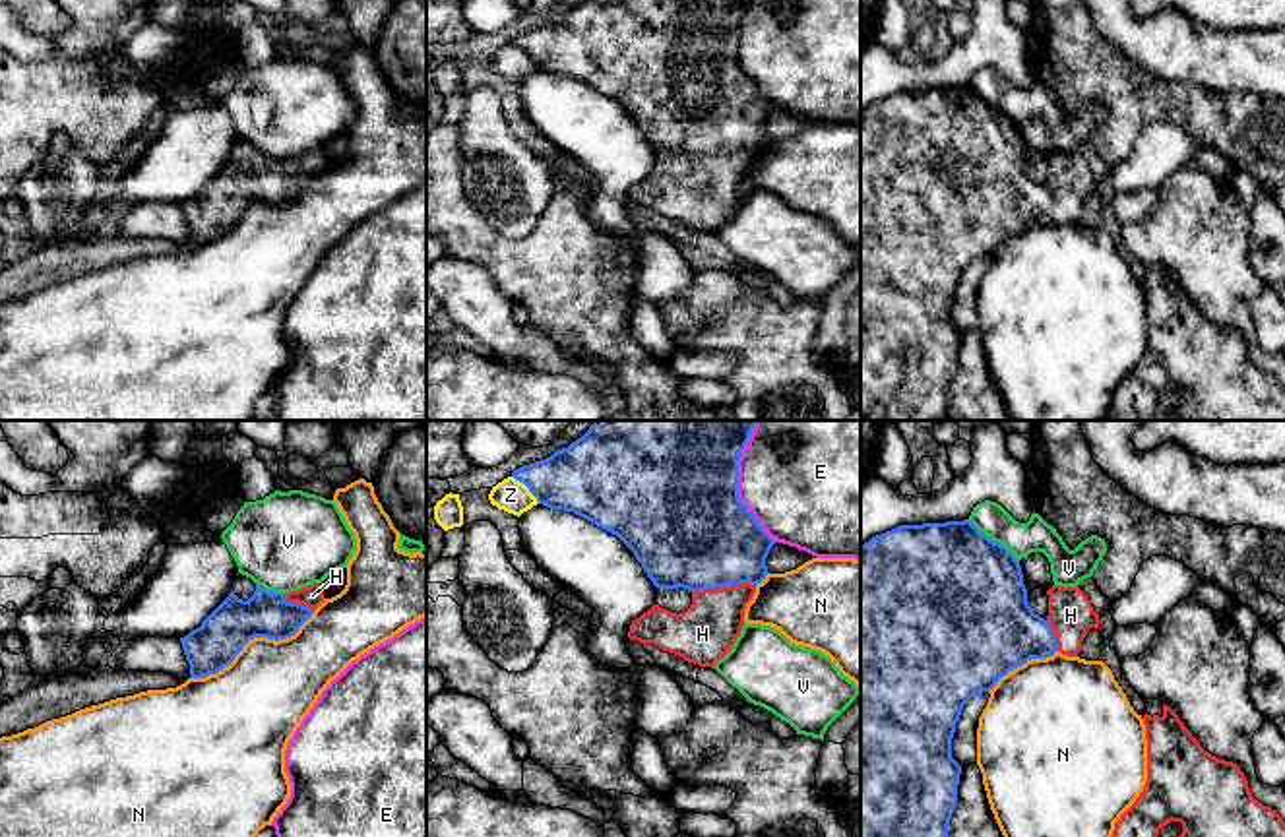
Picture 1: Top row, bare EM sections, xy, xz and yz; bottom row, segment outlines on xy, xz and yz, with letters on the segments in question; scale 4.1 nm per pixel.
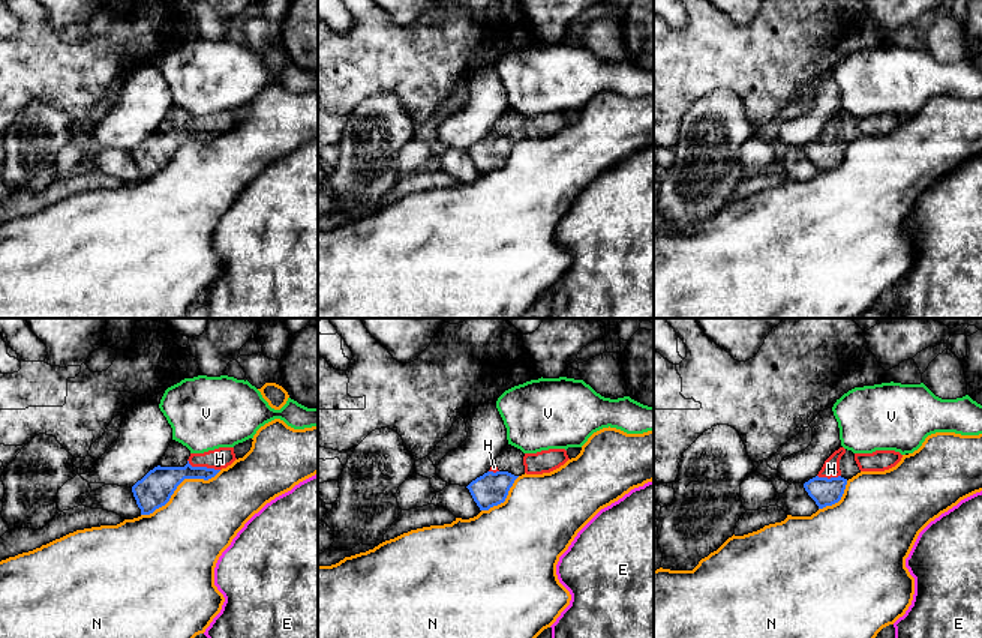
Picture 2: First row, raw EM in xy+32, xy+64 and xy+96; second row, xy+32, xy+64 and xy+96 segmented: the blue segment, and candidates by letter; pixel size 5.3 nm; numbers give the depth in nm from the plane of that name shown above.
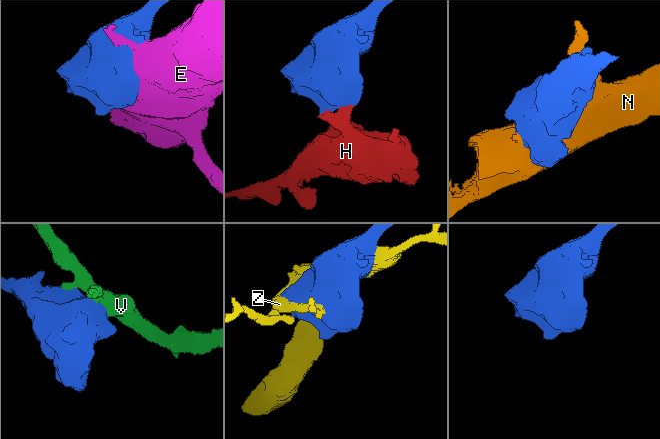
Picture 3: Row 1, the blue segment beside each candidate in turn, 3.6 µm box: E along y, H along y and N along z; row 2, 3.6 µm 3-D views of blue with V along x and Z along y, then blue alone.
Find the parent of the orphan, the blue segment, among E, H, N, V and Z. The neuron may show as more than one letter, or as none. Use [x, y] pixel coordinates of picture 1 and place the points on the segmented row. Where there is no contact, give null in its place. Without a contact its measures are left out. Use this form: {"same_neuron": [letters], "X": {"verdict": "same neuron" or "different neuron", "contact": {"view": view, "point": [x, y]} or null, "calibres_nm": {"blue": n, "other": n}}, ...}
{"same_neuron": ["H"], "E": {"verdict": "different neuron", "contact": {"view": "xz", "point": [737, 481]}, "calibres_nm": {"blue": 500, "other": 480}}, "H": {"verdict": "same neuron", "contact": {"view": "xz", "point": [723, 586]}, "calibres_nm": {"blue": 460, "other": 240}}, "N": {"verdict": "different neuron", "contact": {"view": "xy", "point": [252, 638]}, "calibres_nm": {"blue": 200, "other": 380}}, "V": {"verdict": "different neuron", "contact": {"view": "yz", "point": [993, 541]}, "calibres_nm": {"blue": 500, "other": 140}}, "Z": {"verdict": "different neuron", "contact": {"view": "xz", "point": [528, 487]}, "calibres_nm": {"blue": 300, "other": 140}}}

